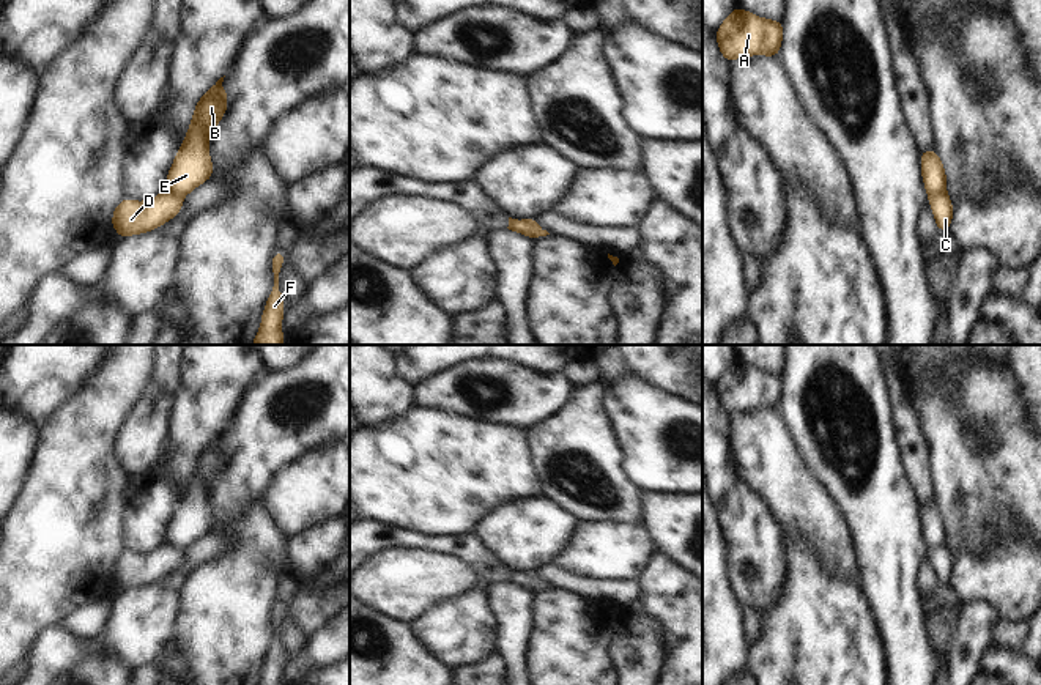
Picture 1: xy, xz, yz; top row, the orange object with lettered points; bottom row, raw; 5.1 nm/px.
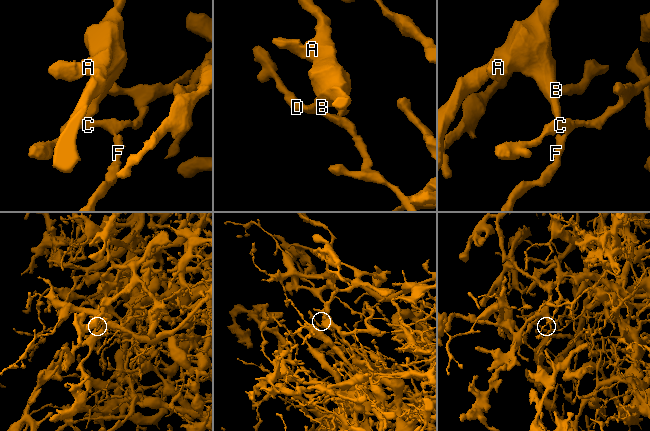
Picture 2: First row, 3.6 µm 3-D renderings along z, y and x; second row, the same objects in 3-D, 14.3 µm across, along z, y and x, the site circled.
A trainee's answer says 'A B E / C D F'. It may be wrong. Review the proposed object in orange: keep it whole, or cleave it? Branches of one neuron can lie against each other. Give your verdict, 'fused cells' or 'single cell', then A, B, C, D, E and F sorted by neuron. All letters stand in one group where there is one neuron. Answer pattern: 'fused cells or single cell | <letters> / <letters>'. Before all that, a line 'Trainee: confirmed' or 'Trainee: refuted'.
Trainee: confirmed
fused cells | A B E / C D F

